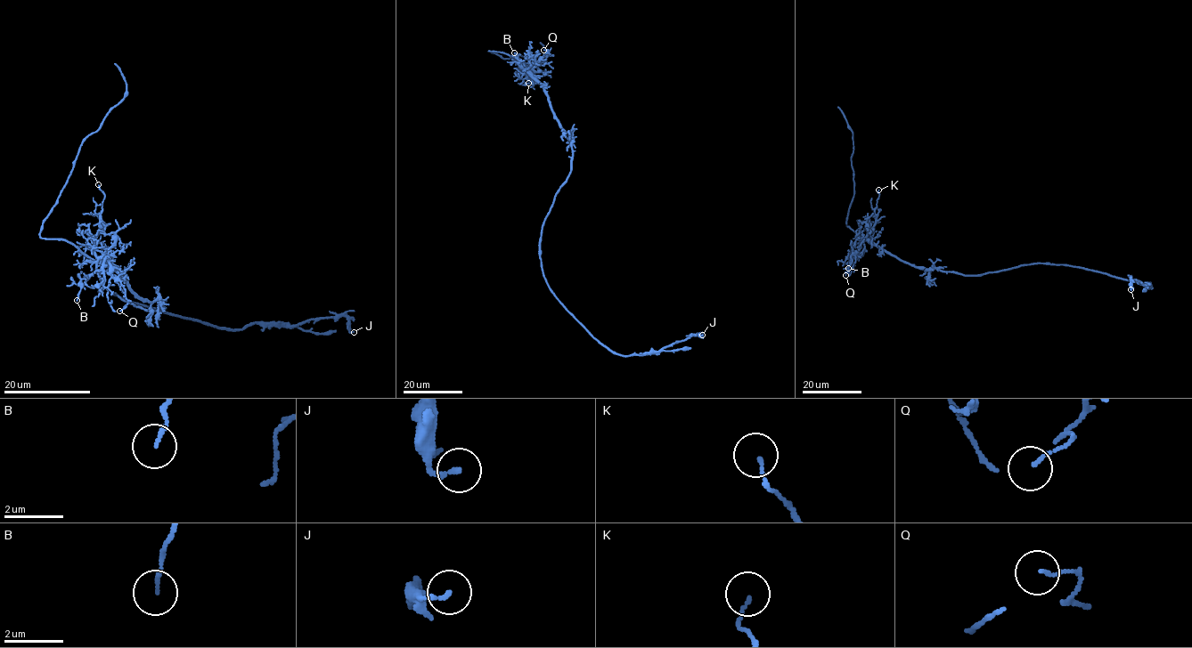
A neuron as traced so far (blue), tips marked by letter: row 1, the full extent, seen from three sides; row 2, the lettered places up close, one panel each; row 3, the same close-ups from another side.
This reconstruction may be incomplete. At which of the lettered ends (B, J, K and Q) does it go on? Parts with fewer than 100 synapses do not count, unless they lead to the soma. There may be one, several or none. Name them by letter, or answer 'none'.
none

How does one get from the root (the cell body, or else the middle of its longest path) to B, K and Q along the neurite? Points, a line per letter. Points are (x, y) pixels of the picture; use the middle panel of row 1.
B: (568, 175), (572, 162), (571, 143), (543, 87), (527, 68), (522, 67), (514, 52)
K: (568, 175), (572, 162), (571, 143), (543, 87), (526, 72), (527, 78), (533, 82), (528, 83)
Q: (568, 175), (572, 162), (571, 143), (543, 87), (529, 70), (544, 55), (547, 56), (548, 51), (543, 50)

